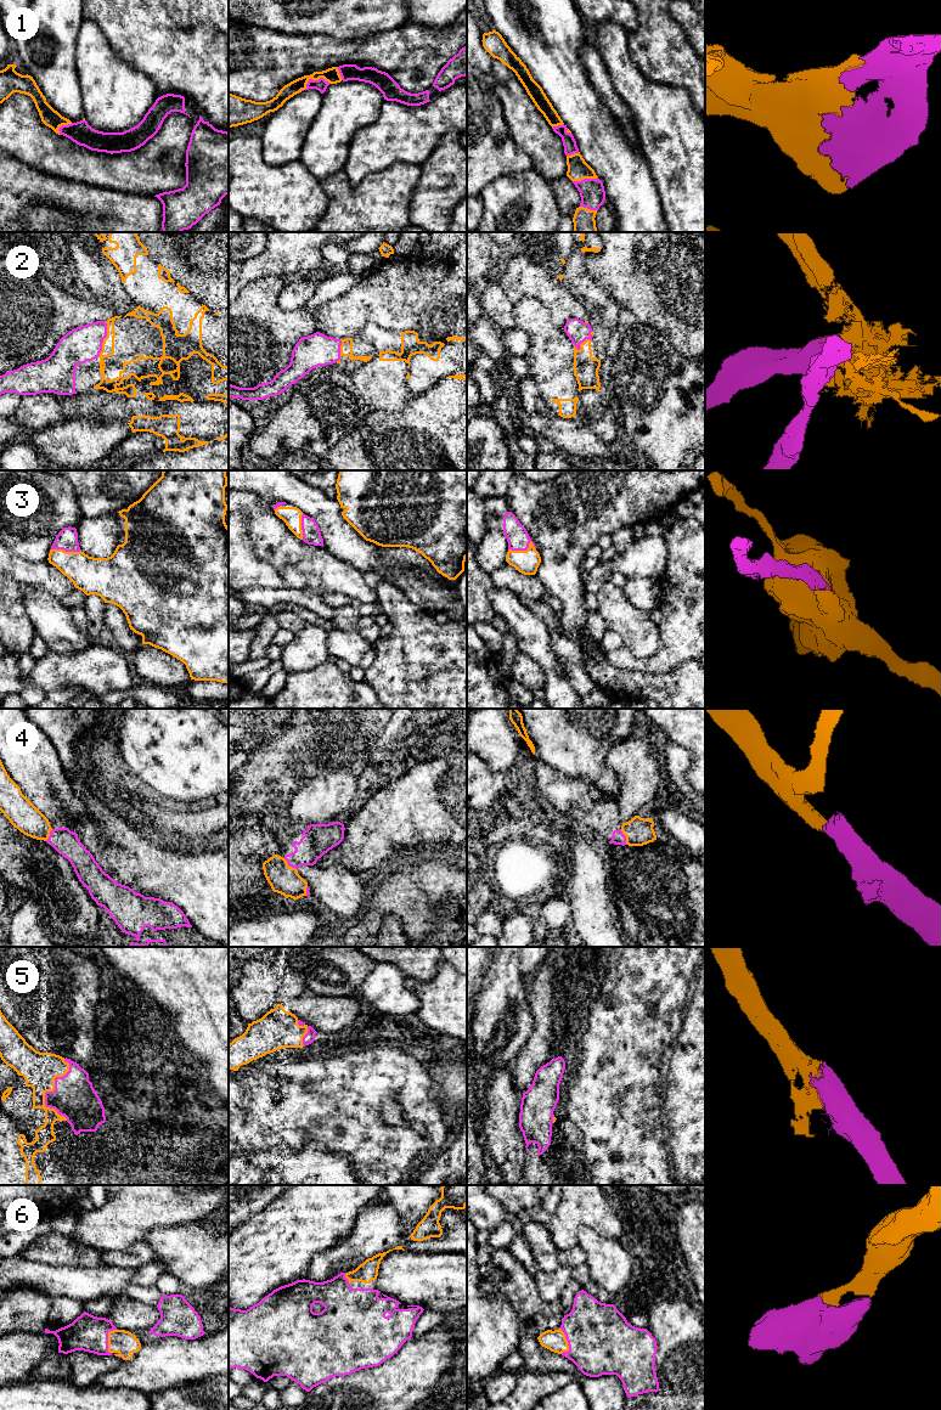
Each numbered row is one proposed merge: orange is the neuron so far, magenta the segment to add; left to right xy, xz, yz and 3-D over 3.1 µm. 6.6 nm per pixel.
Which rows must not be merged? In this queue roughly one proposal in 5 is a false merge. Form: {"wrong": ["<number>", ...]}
{"wrong": ["2"]}

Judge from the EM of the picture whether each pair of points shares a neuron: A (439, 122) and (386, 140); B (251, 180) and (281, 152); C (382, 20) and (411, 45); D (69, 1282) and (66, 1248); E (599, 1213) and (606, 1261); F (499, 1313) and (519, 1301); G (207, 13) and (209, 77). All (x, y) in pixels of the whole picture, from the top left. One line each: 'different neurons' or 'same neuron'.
A: same neuron
B: different neurons
C: different neurons
D: different neurons
E: different neurons
F: different neurons
G: different neurons

